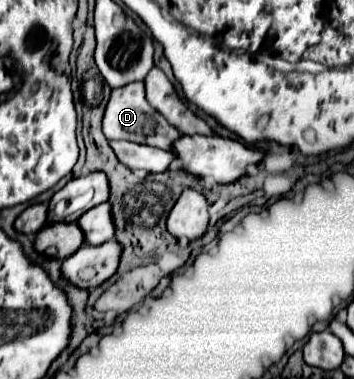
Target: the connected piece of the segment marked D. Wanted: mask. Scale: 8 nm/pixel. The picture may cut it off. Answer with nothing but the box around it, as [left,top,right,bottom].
[102,81,180,149]

